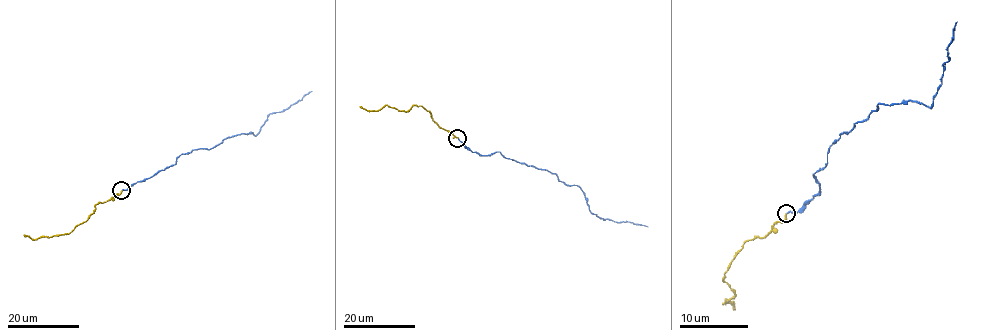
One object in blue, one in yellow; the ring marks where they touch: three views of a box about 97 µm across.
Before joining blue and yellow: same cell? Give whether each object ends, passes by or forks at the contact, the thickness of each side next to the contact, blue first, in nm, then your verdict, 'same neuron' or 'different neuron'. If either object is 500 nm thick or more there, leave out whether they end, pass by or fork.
blue ends | yellow ends | 160/220 nm | same neuron

